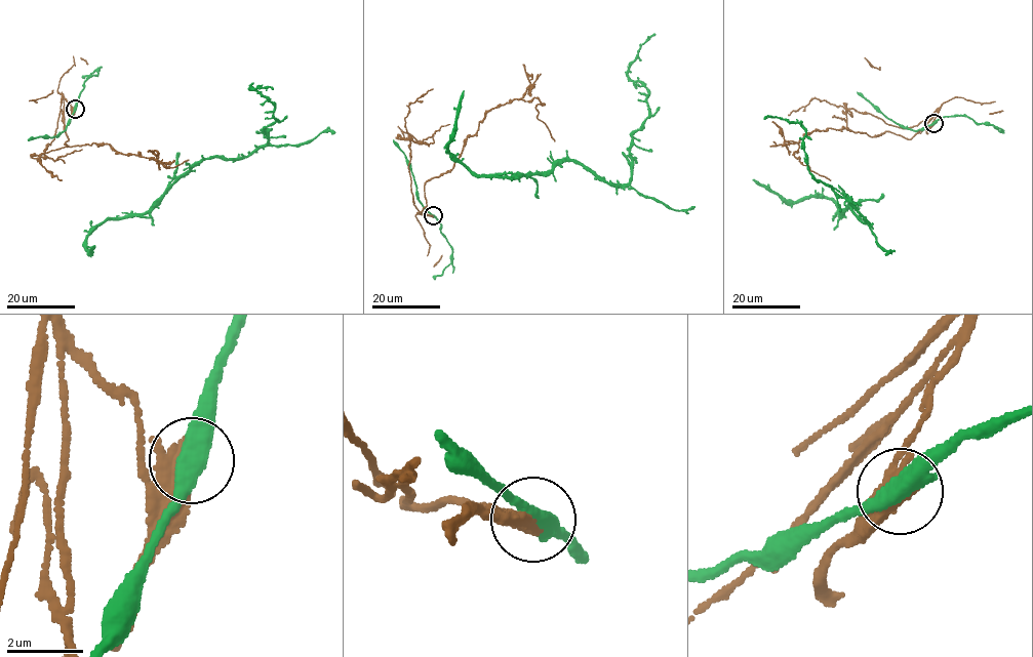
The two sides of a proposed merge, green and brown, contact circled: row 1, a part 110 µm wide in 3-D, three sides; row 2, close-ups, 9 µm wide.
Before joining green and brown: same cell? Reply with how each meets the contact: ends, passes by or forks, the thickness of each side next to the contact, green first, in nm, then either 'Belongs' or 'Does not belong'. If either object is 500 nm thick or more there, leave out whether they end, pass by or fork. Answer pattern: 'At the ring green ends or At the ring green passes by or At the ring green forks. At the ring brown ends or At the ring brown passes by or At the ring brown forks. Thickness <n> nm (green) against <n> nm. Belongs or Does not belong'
At the ring green passes by. At the ring brown passes by. Thickness 460 nm (green) against 380 nm. Does not belong

